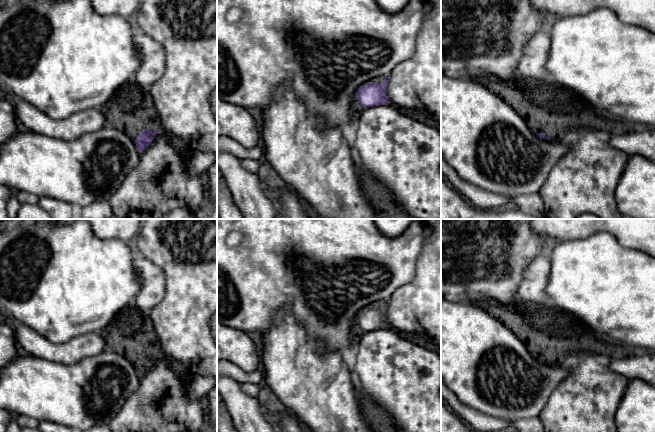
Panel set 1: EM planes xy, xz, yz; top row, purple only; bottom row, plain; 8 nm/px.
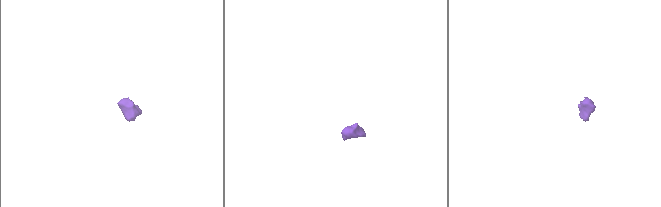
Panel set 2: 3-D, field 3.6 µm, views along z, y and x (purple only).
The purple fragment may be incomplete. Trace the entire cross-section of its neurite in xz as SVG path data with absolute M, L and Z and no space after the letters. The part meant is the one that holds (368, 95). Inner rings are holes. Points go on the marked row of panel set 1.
M379 76L360 86L351 103L350 115L352 122L357 122L361 113L369 107L388 105L386 96L387 76Z

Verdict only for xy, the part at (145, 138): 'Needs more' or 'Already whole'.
Needs more

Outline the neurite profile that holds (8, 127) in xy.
M0 100L0 147L17 132L14 105Z

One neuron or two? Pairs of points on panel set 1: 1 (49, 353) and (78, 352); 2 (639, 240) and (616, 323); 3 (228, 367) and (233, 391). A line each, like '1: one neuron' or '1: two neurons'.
1: one neuron
2: two neurons
3: two neurons

